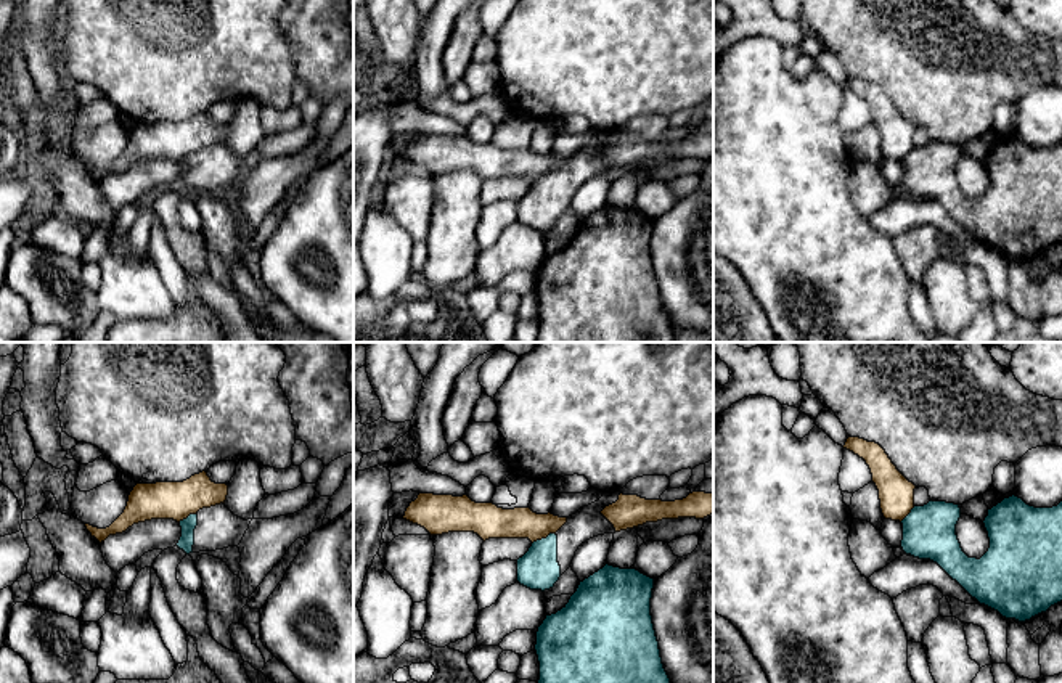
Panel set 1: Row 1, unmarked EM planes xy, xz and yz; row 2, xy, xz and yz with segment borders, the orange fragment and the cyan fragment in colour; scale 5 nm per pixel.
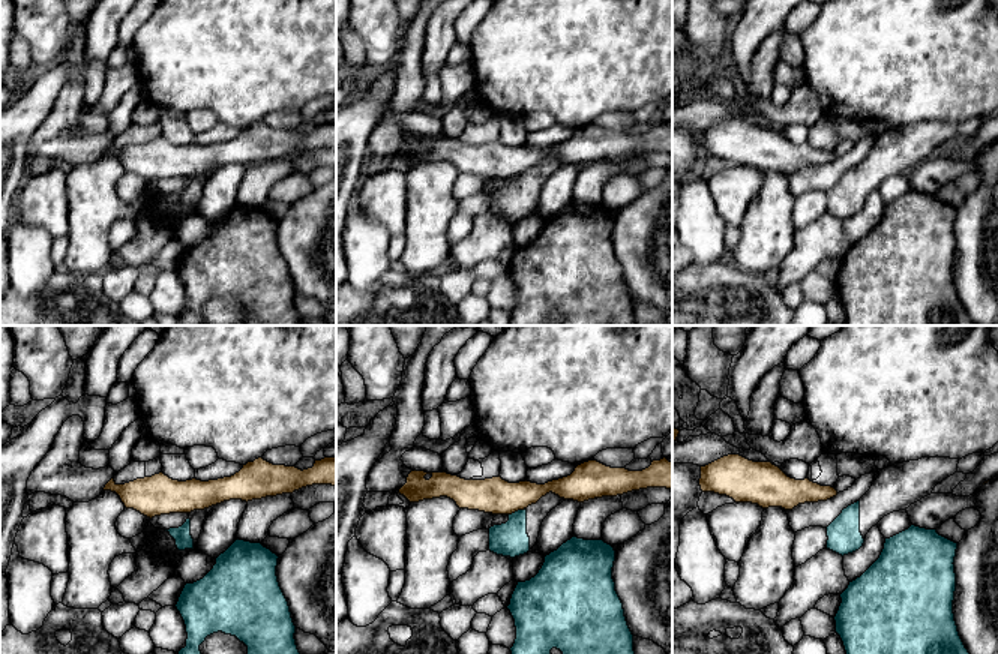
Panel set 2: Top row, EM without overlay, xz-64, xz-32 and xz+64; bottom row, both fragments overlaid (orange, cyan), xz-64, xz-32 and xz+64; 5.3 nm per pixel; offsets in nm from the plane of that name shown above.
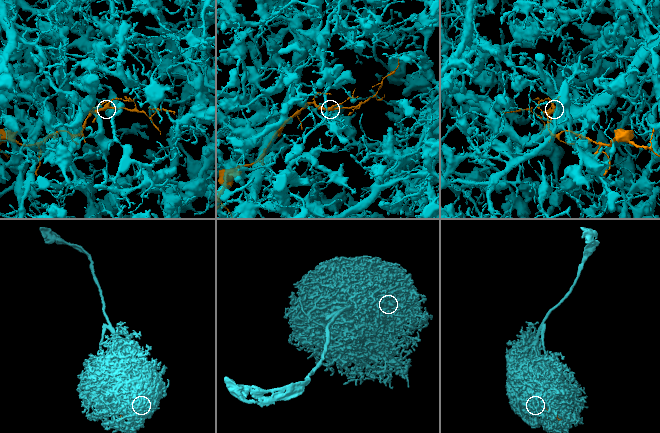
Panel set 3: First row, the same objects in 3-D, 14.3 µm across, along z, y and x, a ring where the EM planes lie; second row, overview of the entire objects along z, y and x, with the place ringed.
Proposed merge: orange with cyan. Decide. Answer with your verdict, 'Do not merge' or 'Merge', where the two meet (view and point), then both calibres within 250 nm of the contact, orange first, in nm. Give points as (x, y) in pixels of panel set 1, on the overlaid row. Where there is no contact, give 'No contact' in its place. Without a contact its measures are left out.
Do not merge. Touches orange at xz (543, 537). Thickness 160 nm (orange) against 200 nm

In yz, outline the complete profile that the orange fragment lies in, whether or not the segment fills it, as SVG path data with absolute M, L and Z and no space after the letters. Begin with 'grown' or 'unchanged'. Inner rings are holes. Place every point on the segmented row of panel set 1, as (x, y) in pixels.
unchanged | M848 437L843 448L863 458L869 466L884 517L901 522L914 508L916 485L897 469L879 444Z

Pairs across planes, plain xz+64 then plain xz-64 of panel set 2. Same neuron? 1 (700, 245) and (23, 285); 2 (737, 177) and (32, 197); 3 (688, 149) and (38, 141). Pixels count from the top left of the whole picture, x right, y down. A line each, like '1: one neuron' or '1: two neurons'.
1: one neuron
2: one neuron
3: two neurons

